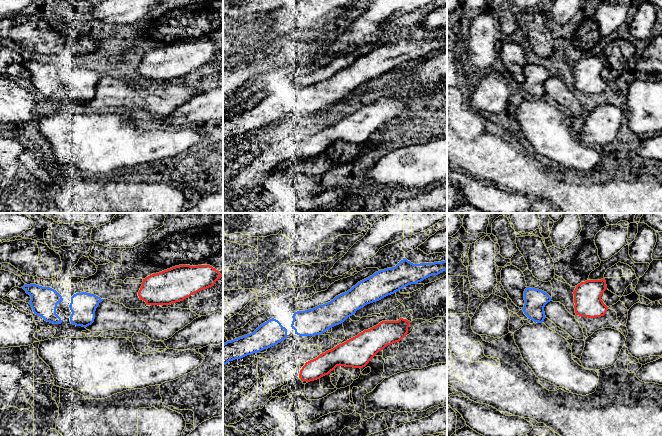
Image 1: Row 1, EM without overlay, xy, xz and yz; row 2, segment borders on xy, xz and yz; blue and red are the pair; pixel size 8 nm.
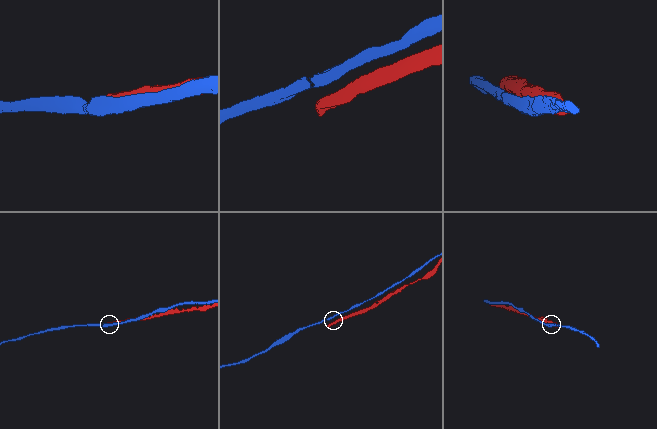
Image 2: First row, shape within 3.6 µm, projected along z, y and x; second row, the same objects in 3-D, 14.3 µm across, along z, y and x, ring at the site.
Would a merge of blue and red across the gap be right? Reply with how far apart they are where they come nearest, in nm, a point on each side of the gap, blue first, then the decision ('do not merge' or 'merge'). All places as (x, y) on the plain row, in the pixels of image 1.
140 nm | xz (322, 109), (328, 126) | do not merge

